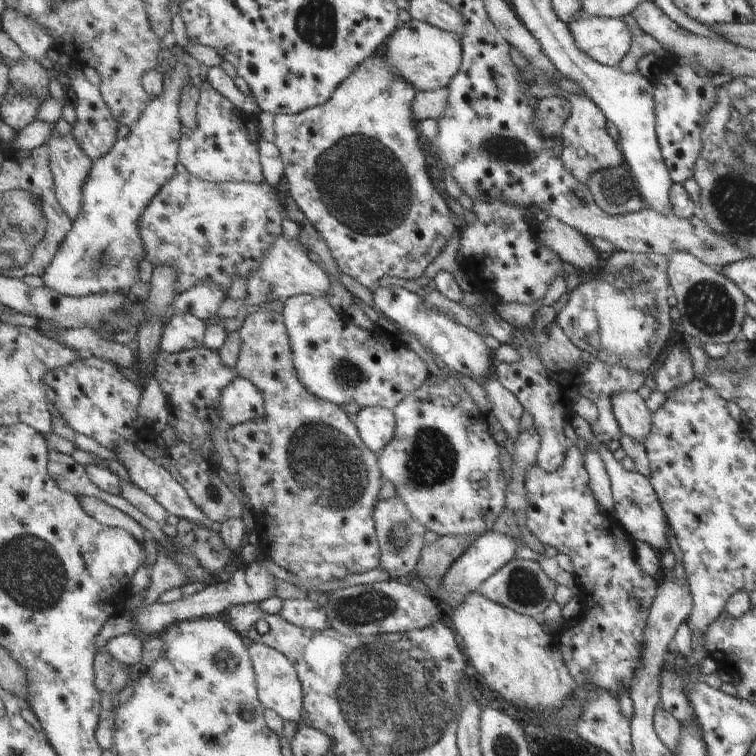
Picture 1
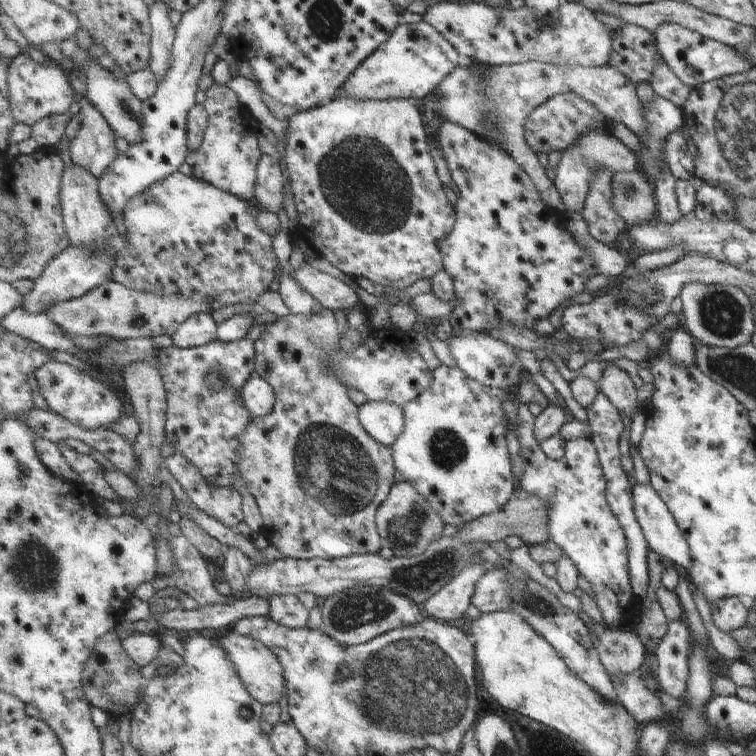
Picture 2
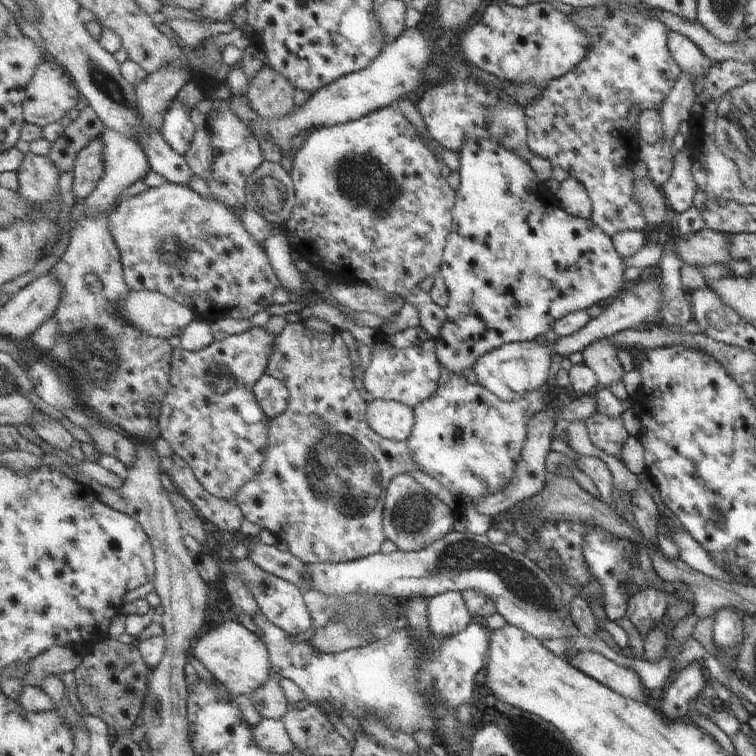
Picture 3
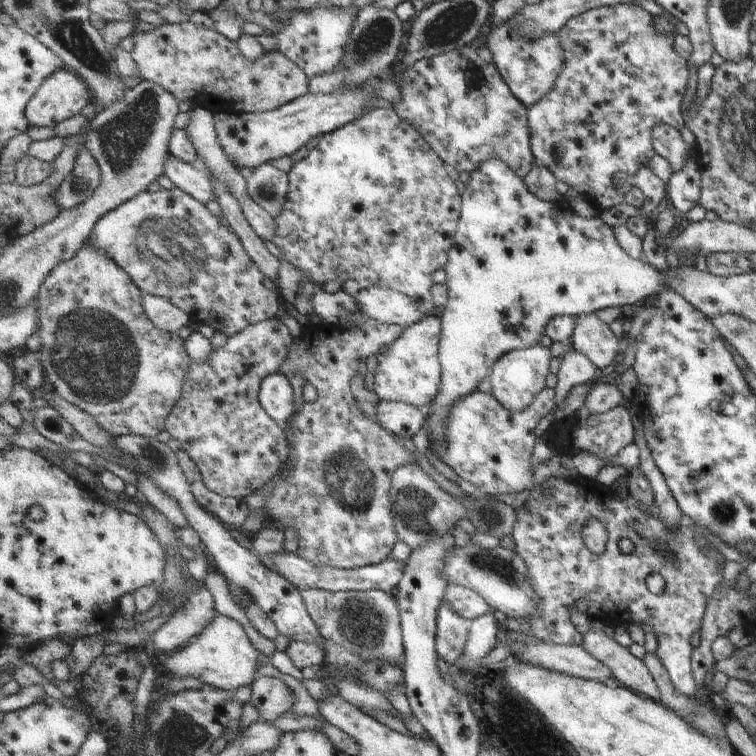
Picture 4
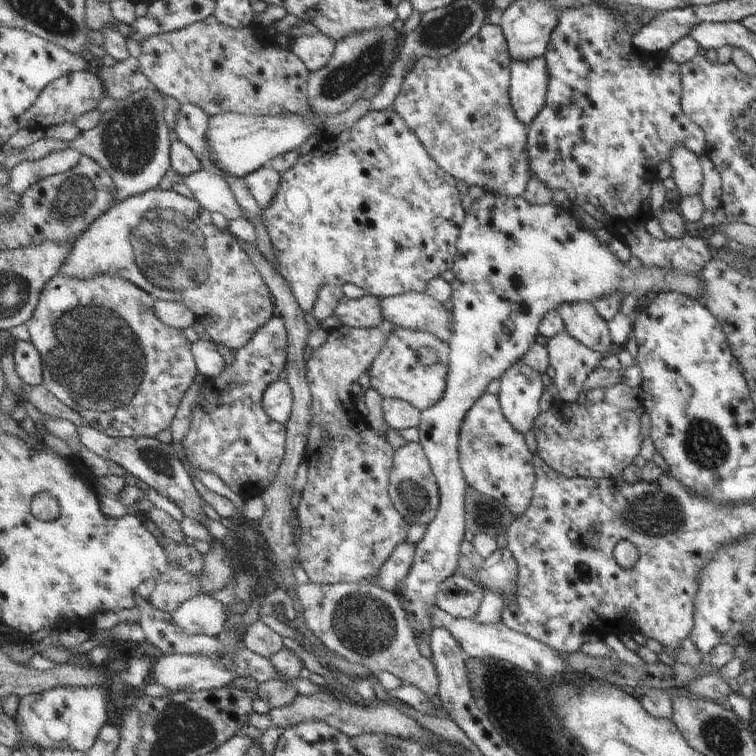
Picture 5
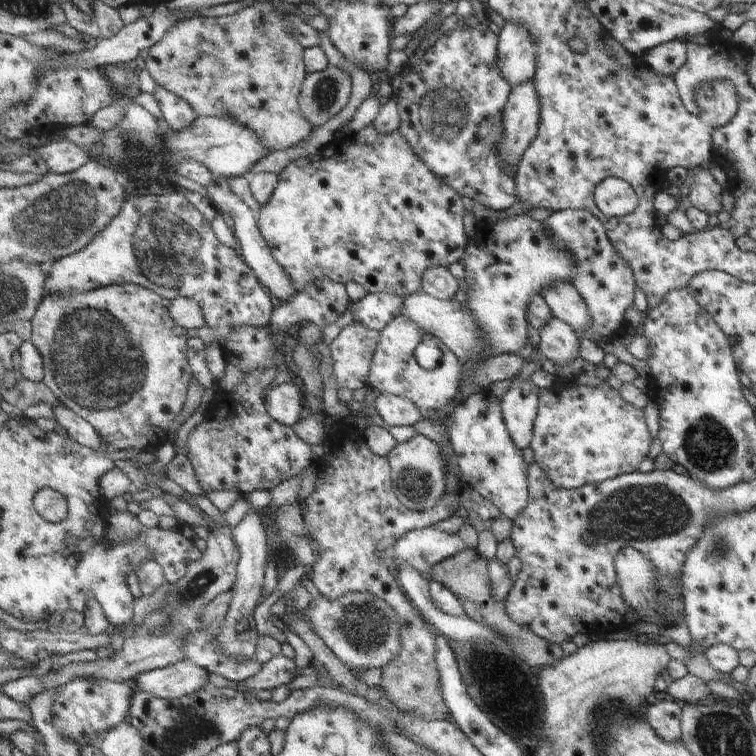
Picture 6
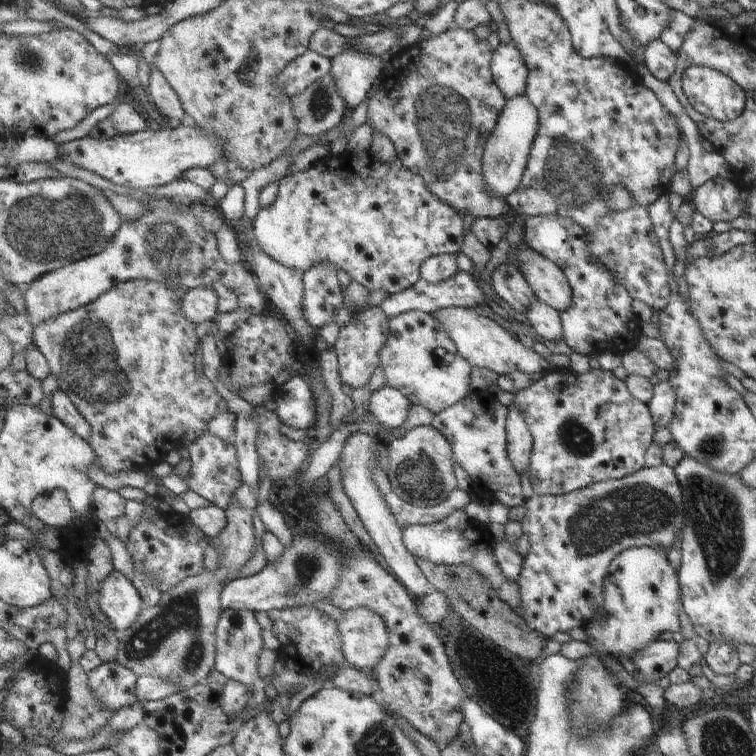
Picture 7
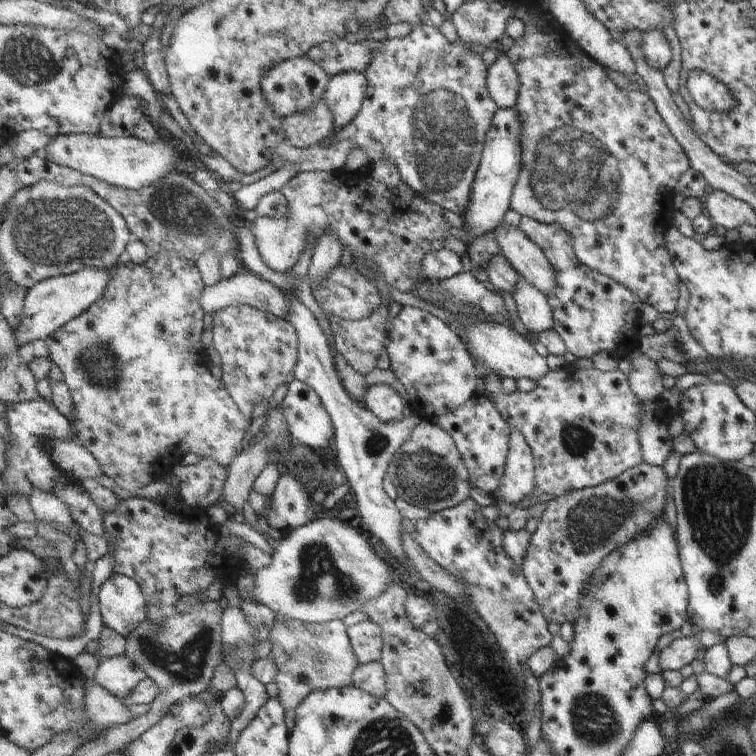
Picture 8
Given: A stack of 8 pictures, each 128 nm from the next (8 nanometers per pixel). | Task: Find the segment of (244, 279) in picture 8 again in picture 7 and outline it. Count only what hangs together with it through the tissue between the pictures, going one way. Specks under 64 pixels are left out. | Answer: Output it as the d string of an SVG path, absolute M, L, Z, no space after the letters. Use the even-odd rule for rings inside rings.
M207 286L188 289L183 295L183 312L195 324L214 321L217 314L217 294Z

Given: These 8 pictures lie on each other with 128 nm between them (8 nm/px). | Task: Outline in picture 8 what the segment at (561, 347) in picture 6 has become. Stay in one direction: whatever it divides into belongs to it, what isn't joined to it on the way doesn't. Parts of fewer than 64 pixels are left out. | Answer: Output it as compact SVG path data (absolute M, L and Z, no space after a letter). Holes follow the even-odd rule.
M523 278L513 294L519 319L535 335L554 329L554 311L548 297Z

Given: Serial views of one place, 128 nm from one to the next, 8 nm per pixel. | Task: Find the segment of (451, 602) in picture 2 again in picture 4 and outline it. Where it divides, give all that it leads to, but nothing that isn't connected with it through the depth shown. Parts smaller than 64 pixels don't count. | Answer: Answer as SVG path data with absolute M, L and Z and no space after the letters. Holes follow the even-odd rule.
M444 600L438 613L438 654L450 666L463 657L471 626L471 620L462 618L453 606Z

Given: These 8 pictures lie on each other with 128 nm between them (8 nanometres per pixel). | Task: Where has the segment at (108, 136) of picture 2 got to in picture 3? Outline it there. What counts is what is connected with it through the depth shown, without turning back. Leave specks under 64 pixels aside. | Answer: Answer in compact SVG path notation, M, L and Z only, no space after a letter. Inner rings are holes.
M101 135L80 151L73 172L74 197L76 201L86 200L93 195L106 174L106 144Z

